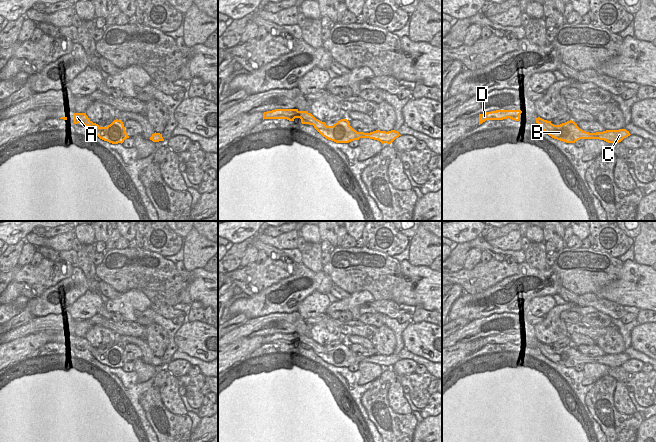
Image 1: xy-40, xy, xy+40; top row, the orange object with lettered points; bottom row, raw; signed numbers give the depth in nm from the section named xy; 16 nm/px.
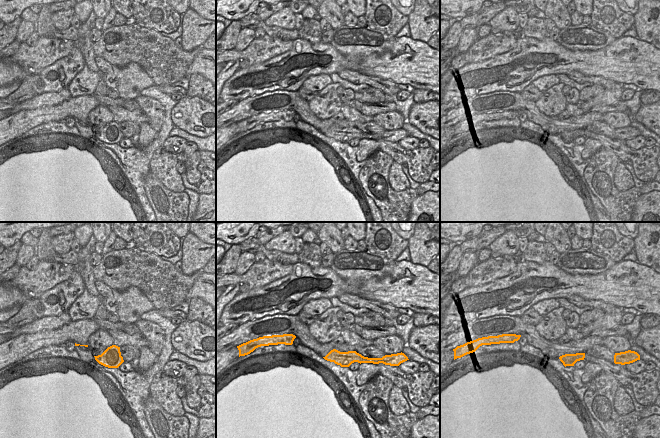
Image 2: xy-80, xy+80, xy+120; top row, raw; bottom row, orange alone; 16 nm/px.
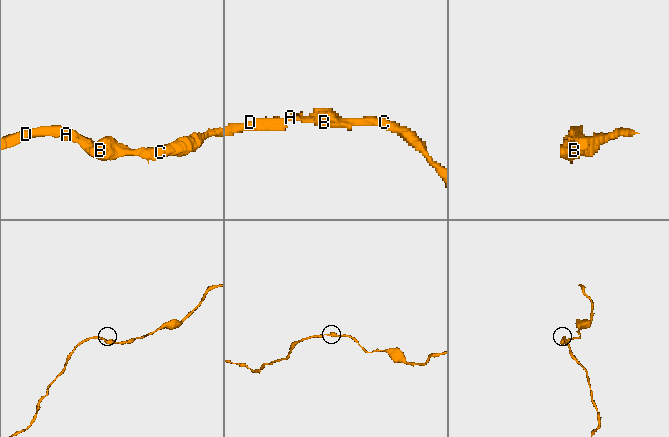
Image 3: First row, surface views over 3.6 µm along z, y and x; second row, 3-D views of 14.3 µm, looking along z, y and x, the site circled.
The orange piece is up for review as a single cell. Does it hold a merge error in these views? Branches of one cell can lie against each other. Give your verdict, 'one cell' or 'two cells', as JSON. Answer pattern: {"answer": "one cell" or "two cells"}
{"answer": "one cell"}

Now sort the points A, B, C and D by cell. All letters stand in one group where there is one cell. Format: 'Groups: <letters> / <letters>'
Groups: A B C D

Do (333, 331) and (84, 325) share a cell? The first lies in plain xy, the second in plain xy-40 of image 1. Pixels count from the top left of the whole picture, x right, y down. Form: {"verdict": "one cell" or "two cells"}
{"verdict": "two cells"}

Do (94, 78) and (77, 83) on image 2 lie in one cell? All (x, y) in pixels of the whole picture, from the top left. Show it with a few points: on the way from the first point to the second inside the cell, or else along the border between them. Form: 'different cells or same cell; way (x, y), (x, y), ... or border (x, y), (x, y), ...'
same cell; way (90, 79), (81, 83)

